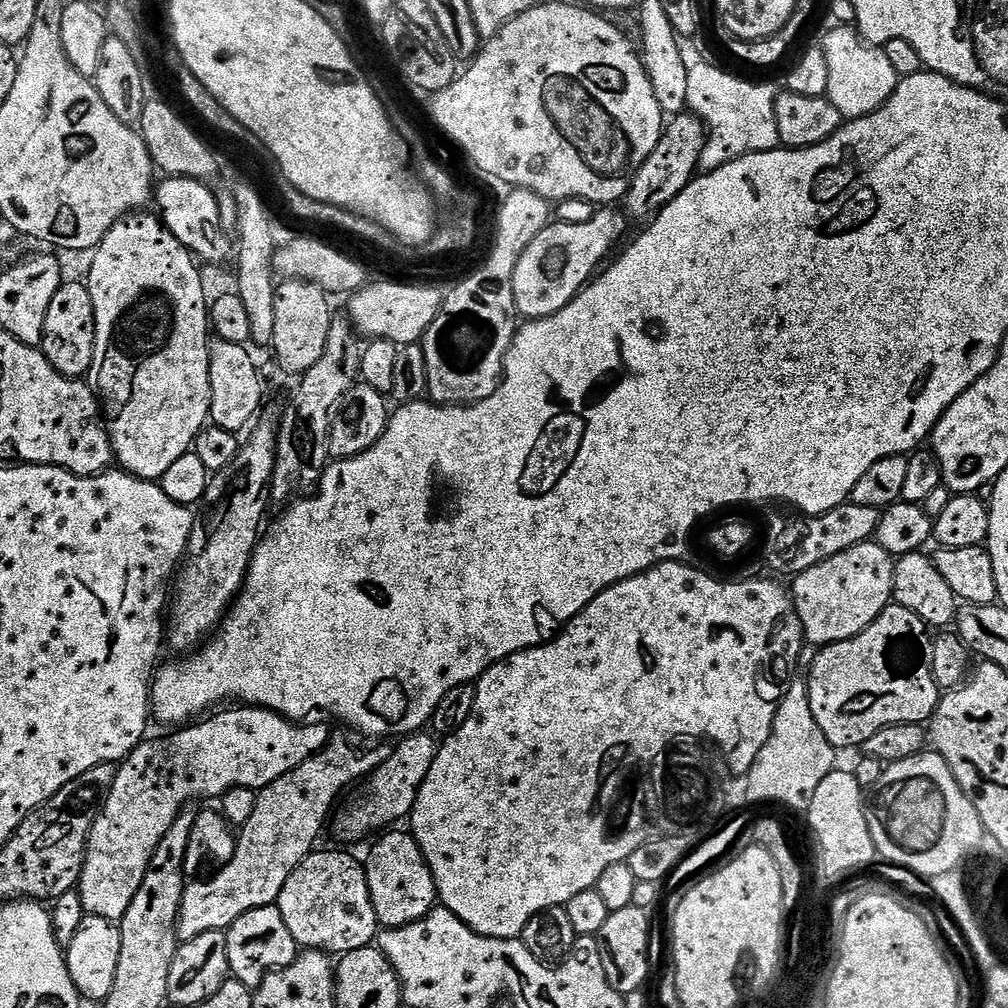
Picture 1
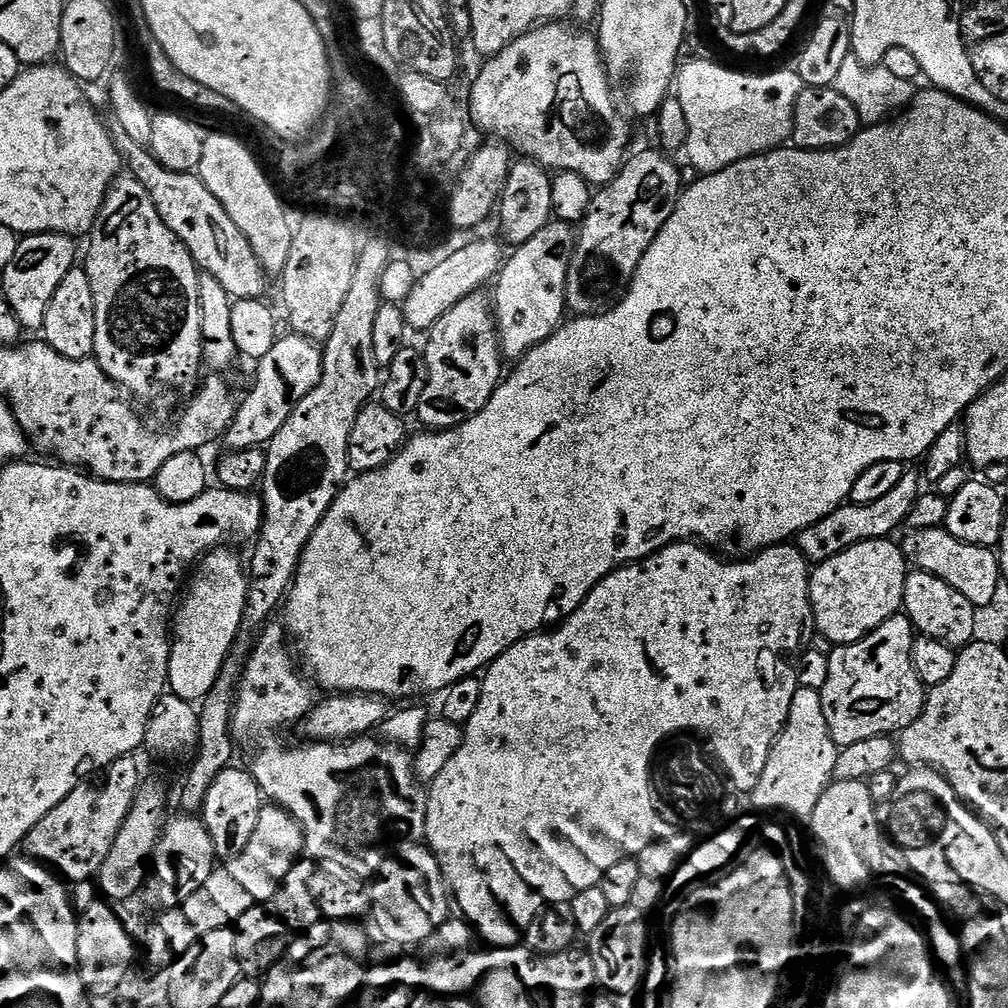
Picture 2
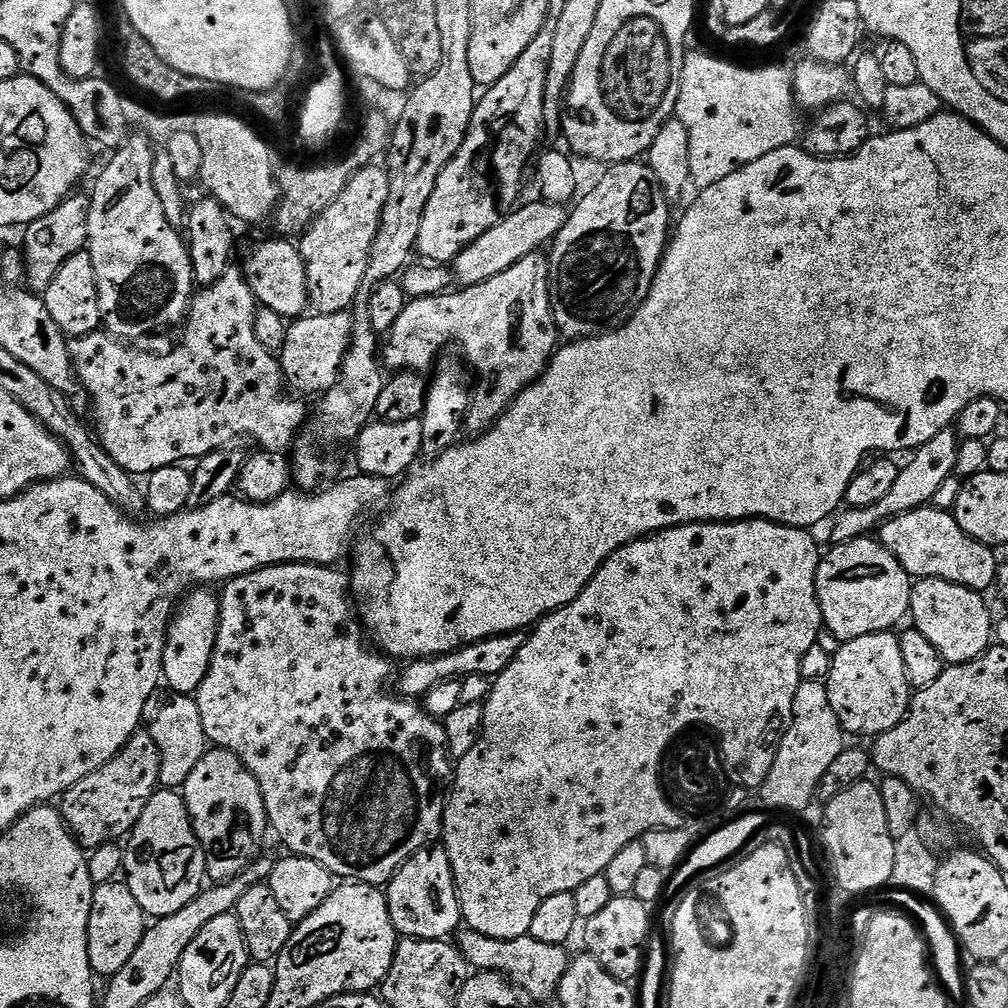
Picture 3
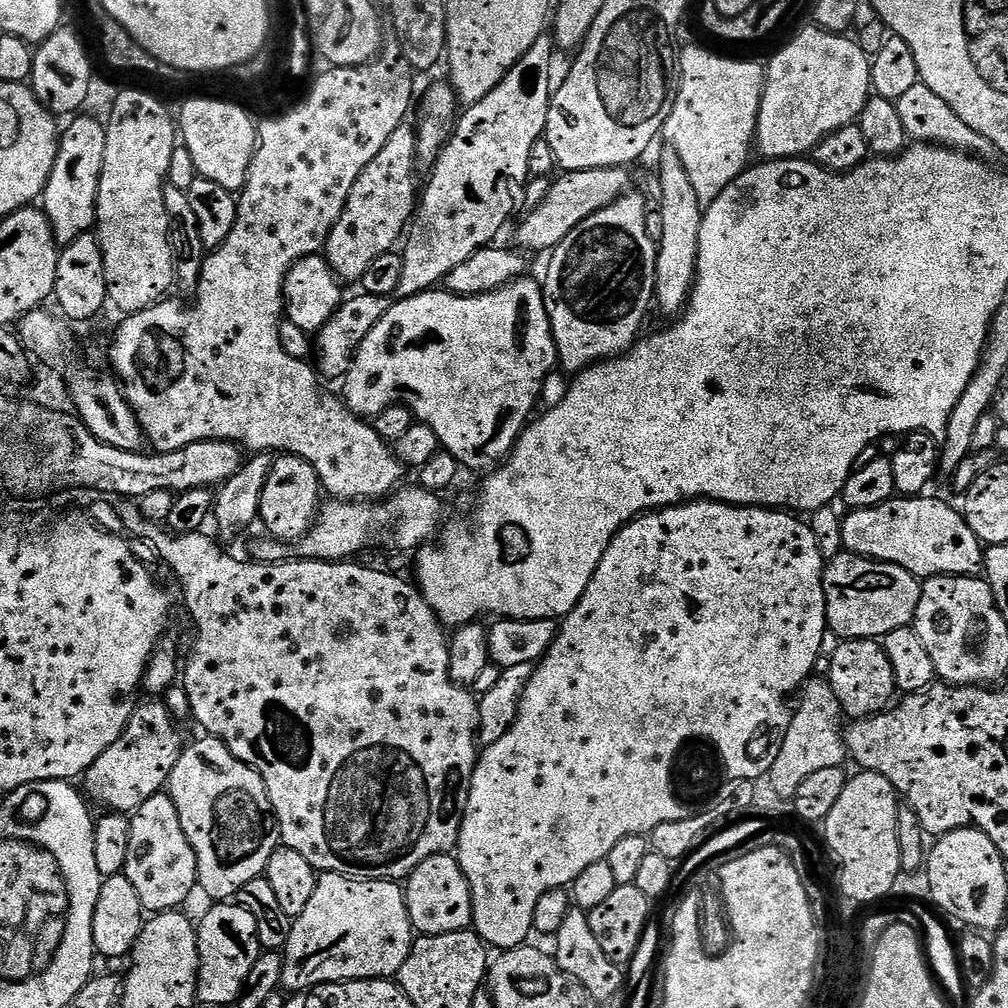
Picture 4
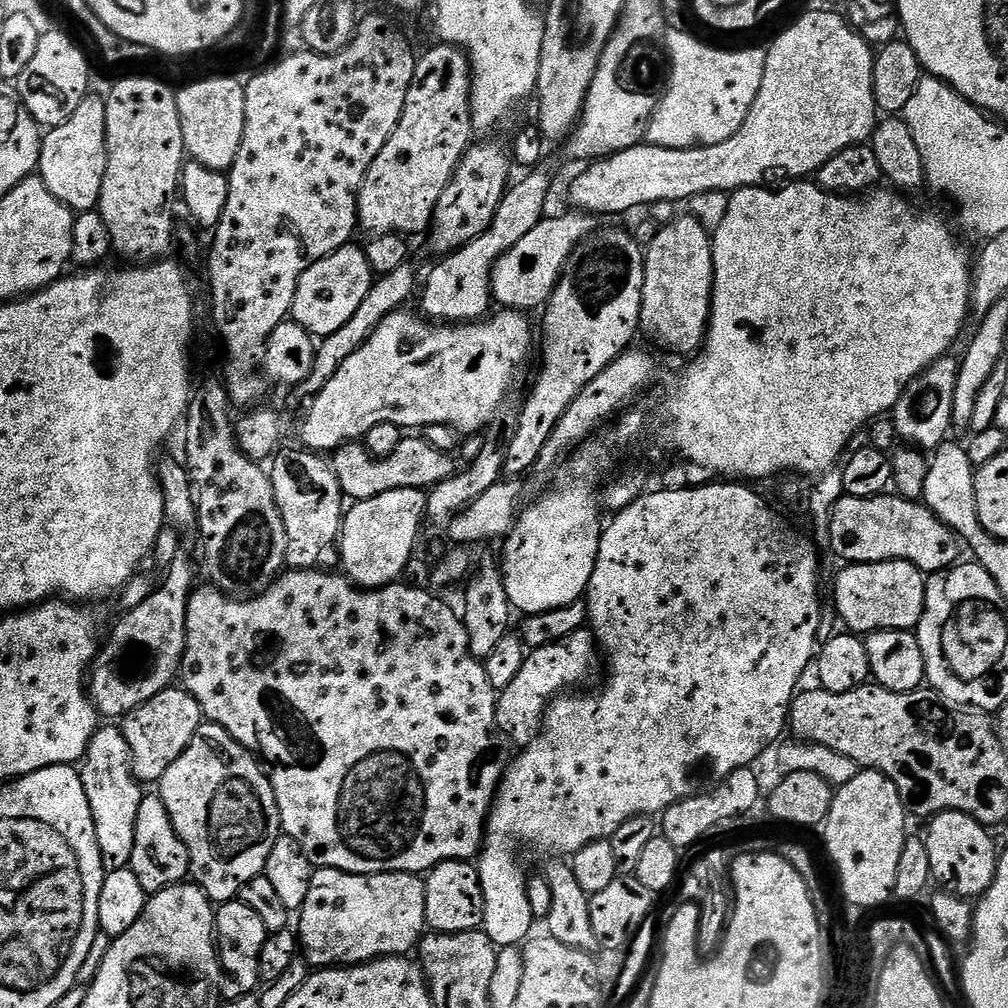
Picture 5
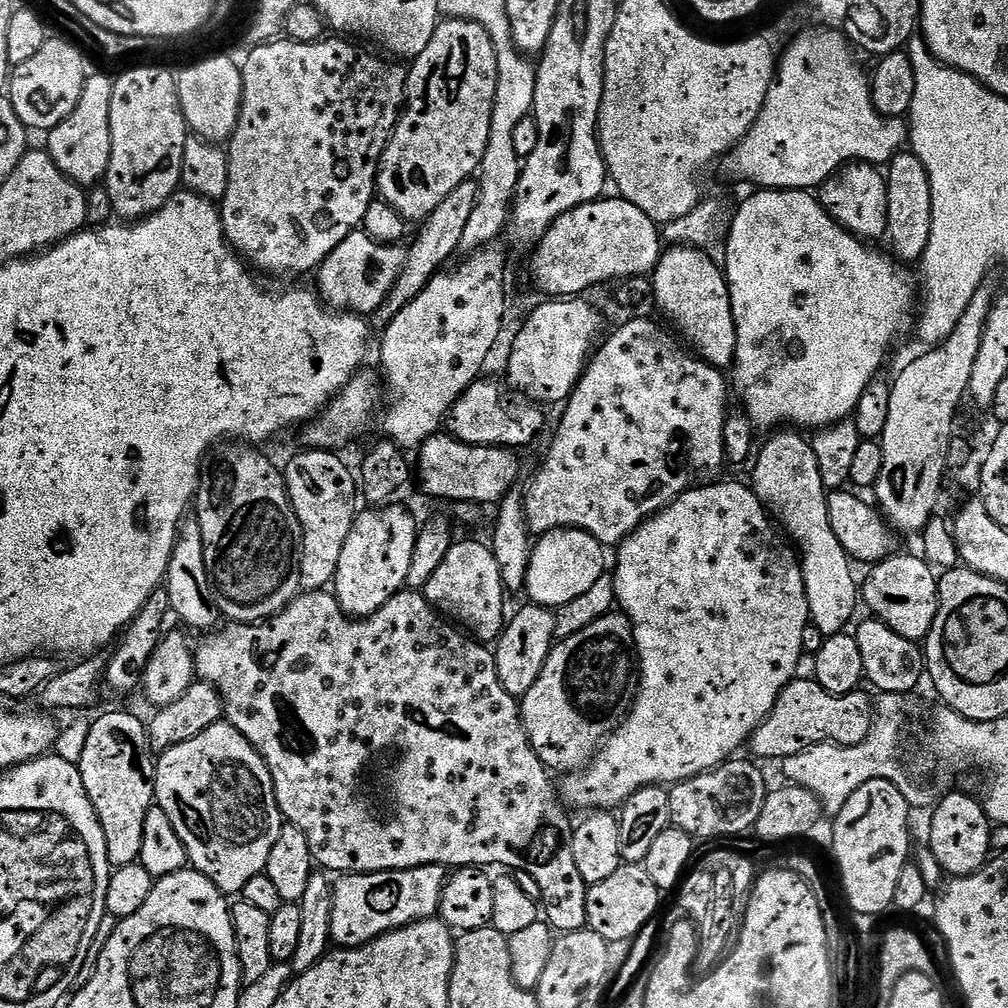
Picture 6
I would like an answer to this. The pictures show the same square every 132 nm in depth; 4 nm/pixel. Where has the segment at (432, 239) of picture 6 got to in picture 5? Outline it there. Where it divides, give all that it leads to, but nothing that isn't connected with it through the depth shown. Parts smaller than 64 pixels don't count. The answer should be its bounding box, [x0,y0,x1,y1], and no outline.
[298,263,416,398]

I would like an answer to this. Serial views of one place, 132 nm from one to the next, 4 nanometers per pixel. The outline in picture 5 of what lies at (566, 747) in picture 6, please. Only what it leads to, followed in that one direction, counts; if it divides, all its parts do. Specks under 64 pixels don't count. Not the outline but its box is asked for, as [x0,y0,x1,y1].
[496,627,598,750]

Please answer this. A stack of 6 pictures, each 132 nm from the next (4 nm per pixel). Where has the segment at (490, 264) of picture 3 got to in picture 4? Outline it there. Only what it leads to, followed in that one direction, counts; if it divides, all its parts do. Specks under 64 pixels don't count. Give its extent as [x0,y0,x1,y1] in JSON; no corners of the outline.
[516,167,628,252]

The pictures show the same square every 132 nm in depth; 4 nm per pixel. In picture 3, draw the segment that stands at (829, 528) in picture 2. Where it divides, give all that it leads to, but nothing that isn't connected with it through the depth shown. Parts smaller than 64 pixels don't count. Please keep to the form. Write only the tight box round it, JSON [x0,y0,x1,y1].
[831,427,961,544]

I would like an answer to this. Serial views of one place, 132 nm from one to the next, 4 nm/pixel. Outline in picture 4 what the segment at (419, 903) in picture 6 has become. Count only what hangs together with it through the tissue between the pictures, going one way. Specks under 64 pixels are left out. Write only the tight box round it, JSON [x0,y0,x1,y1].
[280,872,414,994]

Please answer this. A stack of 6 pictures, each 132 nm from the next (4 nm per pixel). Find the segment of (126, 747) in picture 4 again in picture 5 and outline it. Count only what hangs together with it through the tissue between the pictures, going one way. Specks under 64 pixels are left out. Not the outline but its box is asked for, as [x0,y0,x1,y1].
[122,686,205,785]

